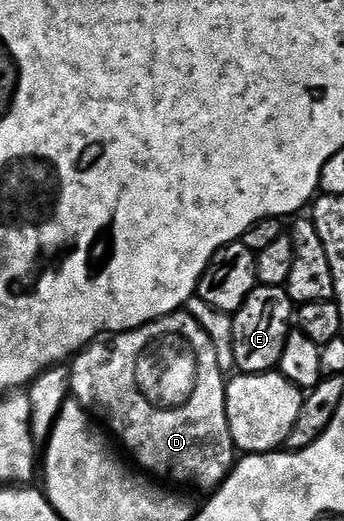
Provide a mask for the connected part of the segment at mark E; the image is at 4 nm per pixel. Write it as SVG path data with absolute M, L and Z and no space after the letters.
M257 285L232 318L236 370L241 374L266 374L275 371L293 329L294 303L287 289L284 286Z

